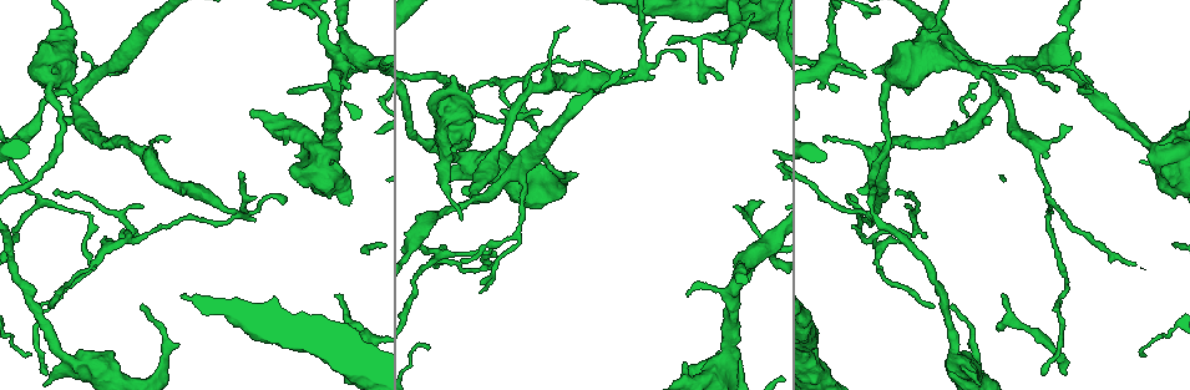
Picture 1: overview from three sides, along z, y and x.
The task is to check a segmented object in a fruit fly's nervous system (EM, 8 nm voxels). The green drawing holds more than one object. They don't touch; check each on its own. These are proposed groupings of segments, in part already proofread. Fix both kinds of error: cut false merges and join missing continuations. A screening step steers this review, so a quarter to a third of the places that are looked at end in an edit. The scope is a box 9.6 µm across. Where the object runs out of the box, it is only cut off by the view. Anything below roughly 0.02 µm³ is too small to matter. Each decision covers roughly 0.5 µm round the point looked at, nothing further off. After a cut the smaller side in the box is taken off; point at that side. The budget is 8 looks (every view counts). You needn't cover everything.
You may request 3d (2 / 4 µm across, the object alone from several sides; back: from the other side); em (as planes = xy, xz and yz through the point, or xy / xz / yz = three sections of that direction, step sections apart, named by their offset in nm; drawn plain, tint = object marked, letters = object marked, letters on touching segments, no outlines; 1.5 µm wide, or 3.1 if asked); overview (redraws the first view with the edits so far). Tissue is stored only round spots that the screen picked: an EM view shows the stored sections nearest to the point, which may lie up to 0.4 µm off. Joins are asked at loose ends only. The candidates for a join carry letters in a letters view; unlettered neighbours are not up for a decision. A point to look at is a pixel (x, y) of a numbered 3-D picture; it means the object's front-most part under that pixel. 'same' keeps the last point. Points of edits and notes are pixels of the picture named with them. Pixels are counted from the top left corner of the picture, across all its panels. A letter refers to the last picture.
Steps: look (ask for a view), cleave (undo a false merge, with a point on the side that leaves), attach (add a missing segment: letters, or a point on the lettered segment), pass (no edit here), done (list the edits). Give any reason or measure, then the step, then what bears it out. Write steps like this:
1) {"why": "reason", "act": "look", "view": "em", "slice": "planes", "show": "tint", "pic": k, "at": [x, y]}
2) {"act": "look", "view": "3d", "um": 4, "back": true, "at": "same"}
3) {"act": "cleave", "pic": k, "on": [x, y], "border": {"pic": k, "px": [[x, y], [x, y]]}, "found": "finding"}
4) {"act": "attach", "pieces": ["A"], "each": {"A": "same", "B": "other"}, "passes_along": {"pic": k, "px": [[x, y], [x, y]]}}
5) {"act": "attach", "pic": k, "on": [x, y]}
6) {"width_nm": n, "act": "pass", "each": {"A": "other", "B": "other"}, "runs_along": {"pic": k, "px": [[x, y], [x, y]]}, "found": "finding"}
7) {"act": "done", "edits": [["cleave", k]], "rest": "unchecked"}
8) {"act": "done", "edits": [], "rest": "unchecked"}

{"why": "sudden change in width", "act": "look", "view": "em", "slice": "planes", "show": "letters", "pic": 1, "at": [51, 91]}

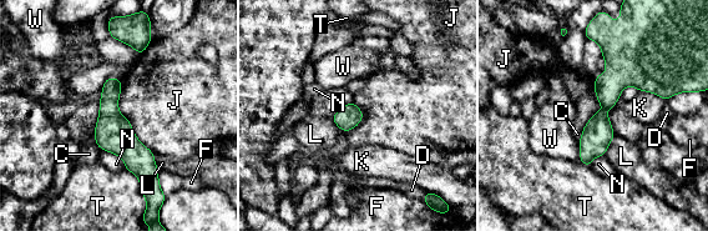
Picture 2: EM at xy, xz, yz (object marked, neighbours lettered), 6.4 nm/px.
{"width_nm": 160, "act": "pass", "each": {"C": "other", "D": "other", "F": "other", "J": "other", "K": "other", "L": "other", "N": "other", "T": "other", "W": "other"}, "runs_along": {"pic": 2, "px": [[603, 38], [612, 81], [586, 161]]}, "found": "continuous, no second neuron"}

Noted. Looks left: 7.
{"why": "sharp bend", "act": "look", "view": "em", "slice": "planes", "show": "plain", "pic": 1, "at": [442, 251]}

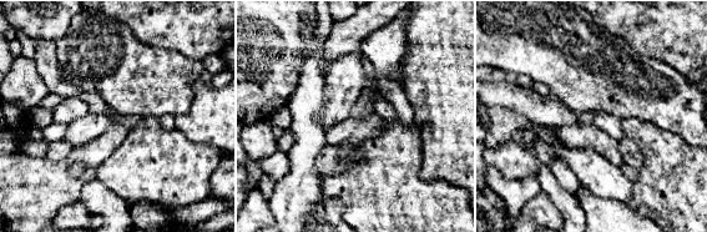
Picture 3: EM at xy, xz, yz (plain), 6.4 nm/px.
{"why": "see the neighbours", "act": "look", "view": "em", "slice": "planes", "show": "letters", "at": "same"}

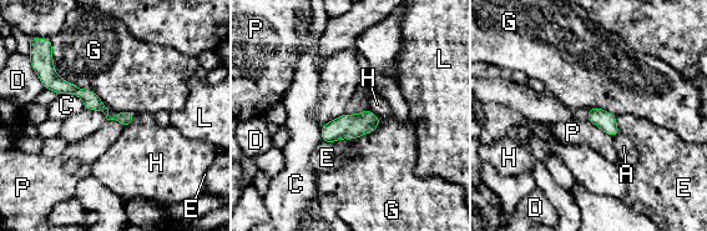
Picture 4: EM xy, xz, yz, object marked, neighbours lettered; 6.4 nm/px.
{"width_nm": 100, "act": "pass", "each": {"A": "other", "C": "other", "D": "other", "E": "other", "G": "other", "H": "other", "L": "other", "P": "other"}, "found": "all the same neuron"}

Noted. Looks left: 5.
{"act": "look", "view": "em", "slice": "yz", "step": 4, "show": "tint", "pic": 1, "at": [1004, 294]}

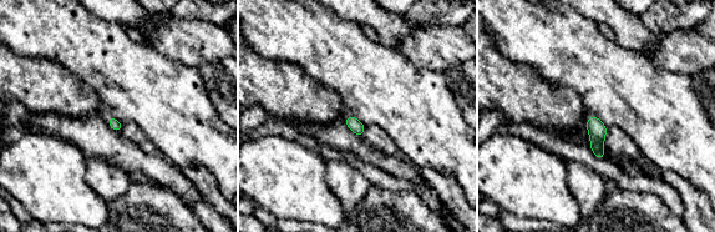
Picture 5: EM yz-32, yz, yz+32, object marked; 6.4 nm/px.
{"why": "cut it another way", "act": "look", "view": "em", "slice": "xy", "step": 4, "show": "letters", "at": "same"}

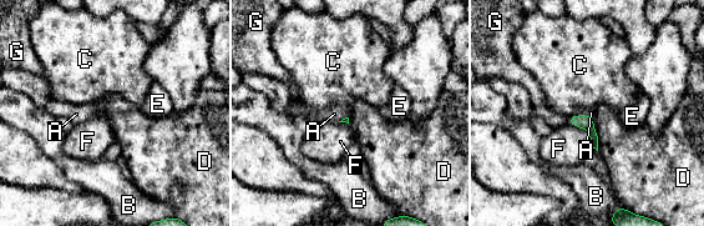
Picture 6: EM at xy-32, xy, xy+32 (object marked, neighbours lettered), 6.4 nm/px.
{"act": "attach", "pieces": ["A"], "each": {"A": "same", "B": "other", "C": "other", "D": "other", "E": "other", "F": "other", "G": "other"}, "found": "it goes on there"}

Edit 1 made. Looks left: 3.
{"act": "done", "edits": [["attach", 6]], "rest": "unchecked"}

